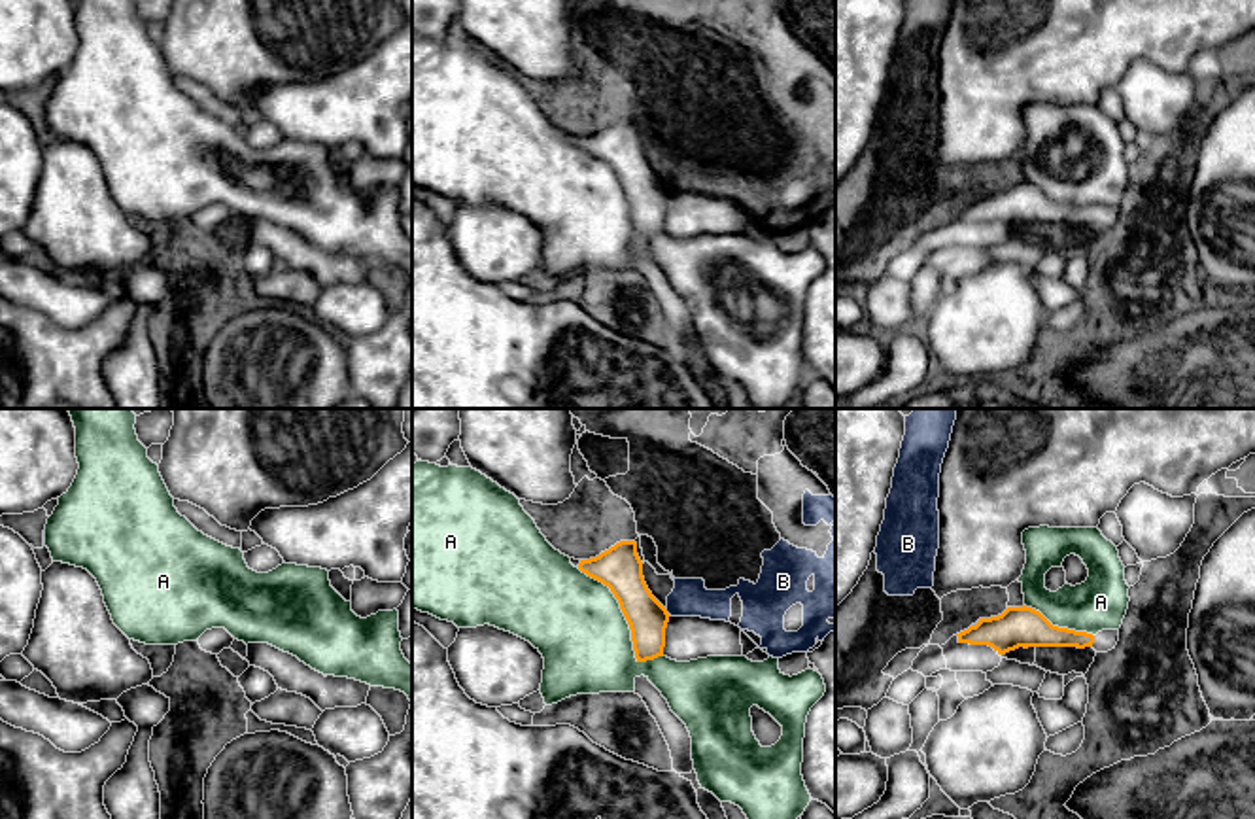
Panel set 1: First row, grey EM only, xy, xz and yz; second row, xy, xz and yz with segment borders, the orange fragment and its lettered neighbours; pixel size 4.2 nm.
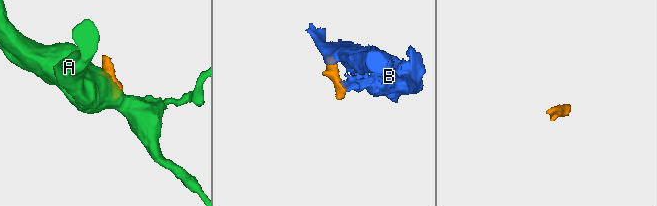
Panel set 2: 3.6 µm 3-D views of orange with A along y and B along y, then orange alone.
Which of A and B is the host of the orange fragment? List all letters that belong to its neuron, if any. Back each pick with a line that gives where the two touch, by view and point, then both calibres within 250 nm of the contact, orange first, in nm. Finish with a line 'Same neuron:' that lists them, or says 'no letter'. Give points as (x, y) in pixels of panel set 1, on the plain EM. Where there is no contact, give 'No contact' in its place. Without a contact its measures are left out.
Same neuron: no letter

